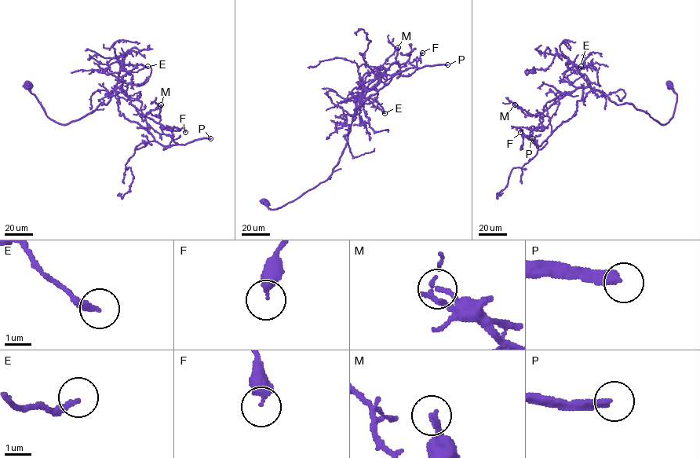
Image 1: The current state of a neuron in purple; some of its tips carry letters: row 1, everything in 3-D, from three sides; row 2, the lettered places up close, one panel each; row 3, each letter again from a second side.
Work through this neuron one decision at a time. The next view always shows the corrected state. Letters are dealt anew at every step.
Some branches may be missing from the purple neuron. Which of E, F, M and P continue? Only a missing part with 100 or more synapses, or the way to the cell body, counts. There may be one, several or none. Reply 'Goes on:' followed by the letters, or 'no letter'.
Goes on: P

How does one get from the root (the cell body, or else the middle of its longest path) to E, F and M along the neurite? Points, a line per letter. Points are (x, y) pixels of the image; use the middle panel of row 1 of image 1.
E: (264, 202), (270, 209), (277, 209), (328, 177), (348, 140), (360, 96), (384, 113)
F: (264, 202), (270, 209), (277, 209), (324, 181), (337, 165), (352, 117), (375, 75), (410, 75), (422, 53)
M: (264, 202), (277, 209), (328, 177), (366, 89), (395, 60), (398, 47)

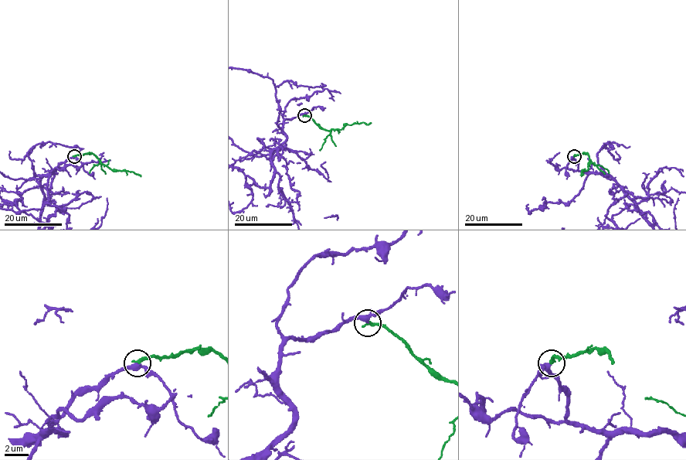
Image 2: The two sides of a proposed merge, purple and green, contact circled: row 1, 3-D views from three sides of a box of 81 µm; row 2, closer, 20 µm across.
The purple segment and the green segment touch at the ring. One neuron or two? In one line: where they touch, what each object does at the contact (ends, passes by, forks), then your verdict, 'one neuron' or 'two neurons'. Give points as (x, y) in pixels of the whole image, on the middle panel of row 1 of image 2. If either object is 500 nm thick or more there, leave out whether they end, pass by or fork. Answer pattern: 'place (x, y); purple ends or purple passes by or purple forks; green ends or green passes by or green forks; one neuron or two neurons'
place (304, 115); purple passes by; green ends; one neuron

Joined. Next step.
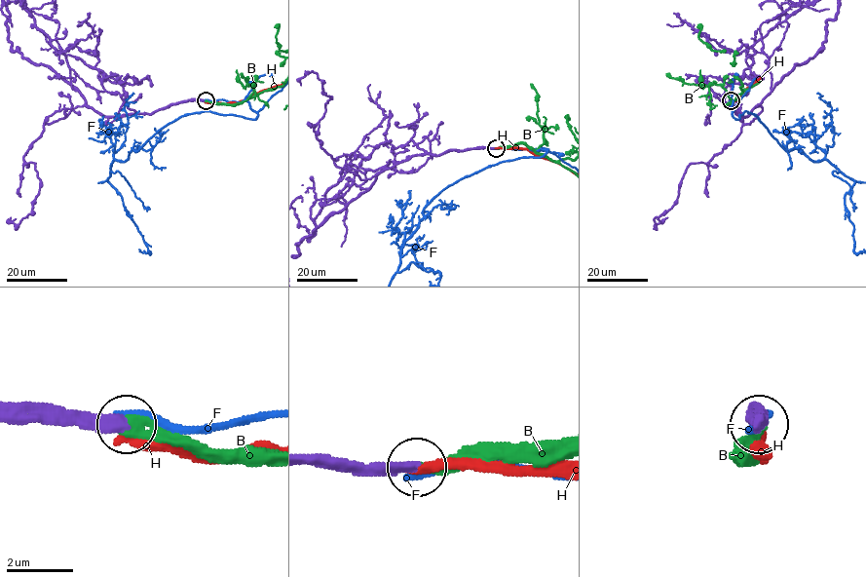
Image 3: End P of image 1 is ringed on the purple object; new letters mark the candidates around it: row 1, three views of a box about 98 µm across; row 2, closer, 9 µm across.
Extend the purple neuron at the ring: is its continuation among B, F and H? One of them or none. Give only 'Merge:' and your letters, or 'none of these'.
Merge: B

